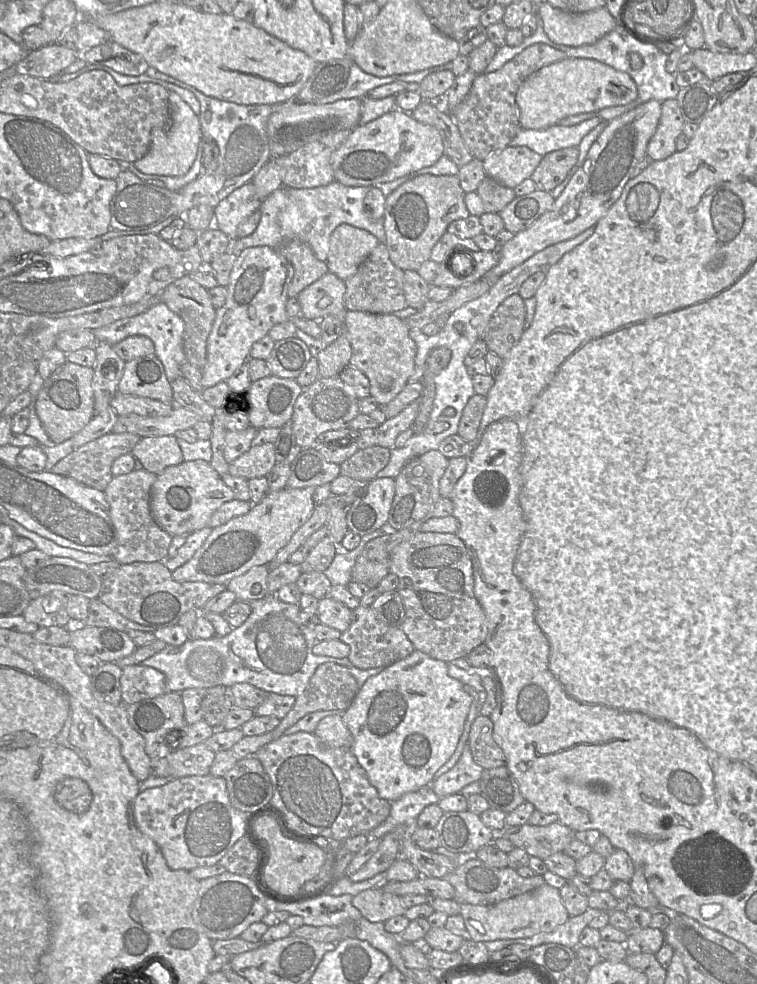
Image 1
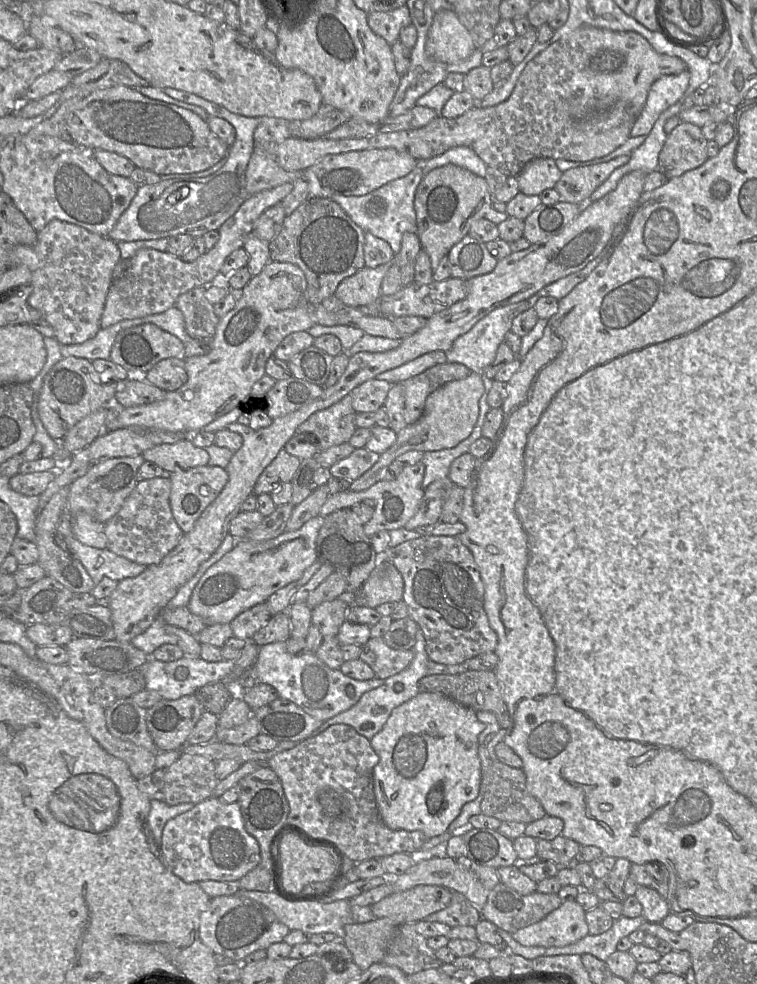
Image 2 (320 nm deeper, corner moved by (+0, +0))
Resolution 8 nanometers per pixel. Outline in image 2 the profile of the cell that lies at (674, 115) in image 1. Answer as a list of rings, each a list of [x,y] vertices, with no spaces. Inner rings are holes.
[[[682,121],[667,135],[658,156],[658,170],[668,179],[698,168],[708,158],[708,140],[700,127]]]

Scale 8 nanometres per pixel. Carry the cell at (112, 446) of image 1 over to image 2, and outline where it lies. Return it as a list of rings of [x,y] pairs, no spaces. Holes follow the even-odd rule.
[[[142,454],[118,457],[92,464],[87,472],[69,487],[69,510],[74,515],[86,512],[101,523],[108,522],[123,506],[139,482],[139,468],[144,463]]]

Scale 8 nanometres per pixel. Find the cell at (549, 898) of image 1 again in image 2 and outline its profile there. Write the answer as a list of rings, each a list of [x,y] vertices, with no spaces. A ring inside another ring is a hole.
[[[564,901],[539,922],[511,935],[523,946],[568,946],[589,934],[585,913],[576,901]]]

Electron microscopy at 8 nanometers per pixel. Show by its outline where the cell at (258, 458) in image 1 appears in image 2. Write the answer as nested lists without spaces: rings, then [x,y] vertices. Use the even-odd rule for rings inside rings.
[[[282,449],[275,459],[263,470],[254,486],[254,494],[271,494],[282,484],[289,483],[295,476],[301,460]]]

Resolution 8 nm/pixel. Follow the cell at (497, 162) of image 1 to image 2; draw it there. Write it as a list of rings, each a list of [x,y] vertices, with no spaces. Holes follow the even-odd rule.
[[[536,158],[528,162],[516,178],[520,192],[539,196],[542,191],[554,188],[561,175],[554,159]]]

